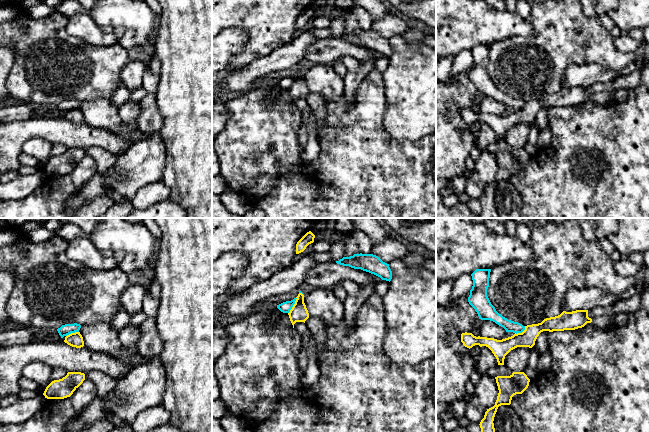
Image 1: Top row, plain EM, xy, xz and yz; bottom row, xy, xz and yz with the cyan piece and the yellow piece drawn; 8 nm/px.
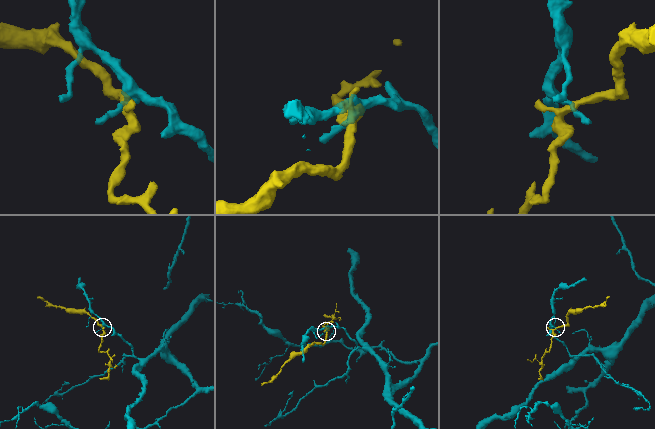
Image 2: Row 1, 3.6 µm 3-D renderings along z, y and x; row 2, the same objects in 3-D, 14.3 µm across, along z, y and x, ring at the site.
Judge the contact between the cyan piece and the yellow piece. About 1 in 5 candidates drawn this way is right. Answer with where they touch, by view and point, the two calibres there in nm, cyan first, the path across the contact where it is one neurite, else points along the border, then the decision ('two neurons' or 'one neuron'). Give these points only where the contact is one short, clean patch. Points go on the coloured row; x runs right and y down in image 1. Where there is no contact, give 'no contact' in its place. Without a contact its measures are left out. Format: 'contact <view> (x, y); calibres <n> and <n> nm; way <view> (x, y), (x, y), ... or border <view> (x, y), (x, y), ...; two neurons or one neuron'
contact xz (293, 304); calibres 90 and 140 nm; border xz (296, 297), (295, 303), (288, 313); two neurons

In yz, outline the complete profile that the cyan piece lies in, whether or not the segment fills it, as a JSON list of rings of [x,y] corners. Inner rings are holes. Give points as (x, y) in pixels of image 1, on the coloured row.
[[[476,269],[471,274],[473,286],[468,297],[469,304],[475,309],[479,319],[493,321],[503,327],[506,332],[522,333],[525,330],[525,326],[503,317],[491,304],[487,296],[490,272],[491,269]]]

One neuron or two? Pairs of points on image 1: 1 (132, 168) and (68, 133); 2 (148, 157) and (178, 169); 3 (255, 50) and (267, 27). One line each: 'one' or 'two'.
1: two
2: two
3: one

